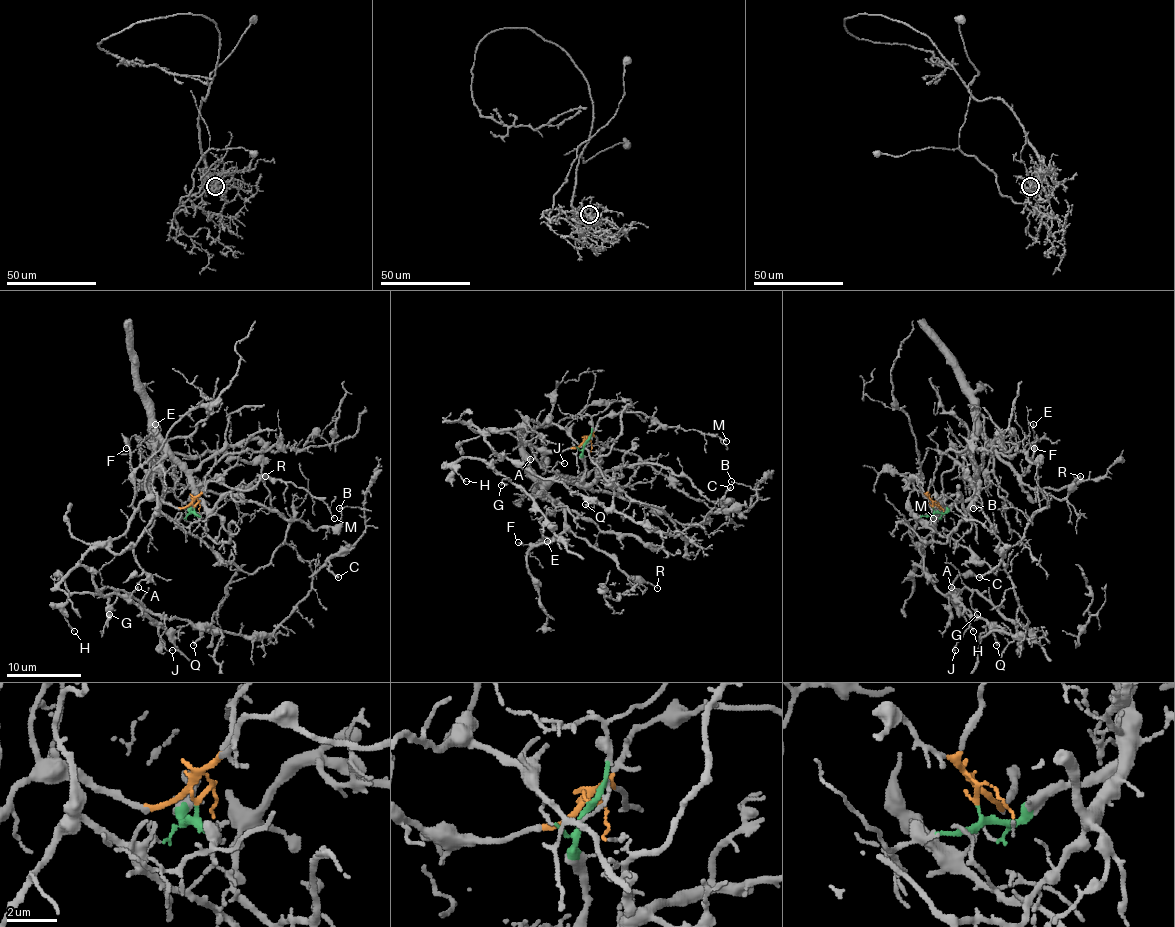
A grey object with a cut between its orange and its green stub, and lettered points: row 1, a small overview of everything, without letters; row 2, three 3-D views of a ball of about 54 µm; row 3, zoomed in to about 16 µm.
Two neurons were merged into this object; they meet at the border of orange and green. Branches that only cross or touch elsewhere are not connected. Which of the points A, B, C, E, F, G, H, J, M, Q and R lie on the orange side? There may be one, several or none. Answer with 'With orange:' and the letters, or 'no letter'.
With orange: A, B, C, G, H, J, M, Q

